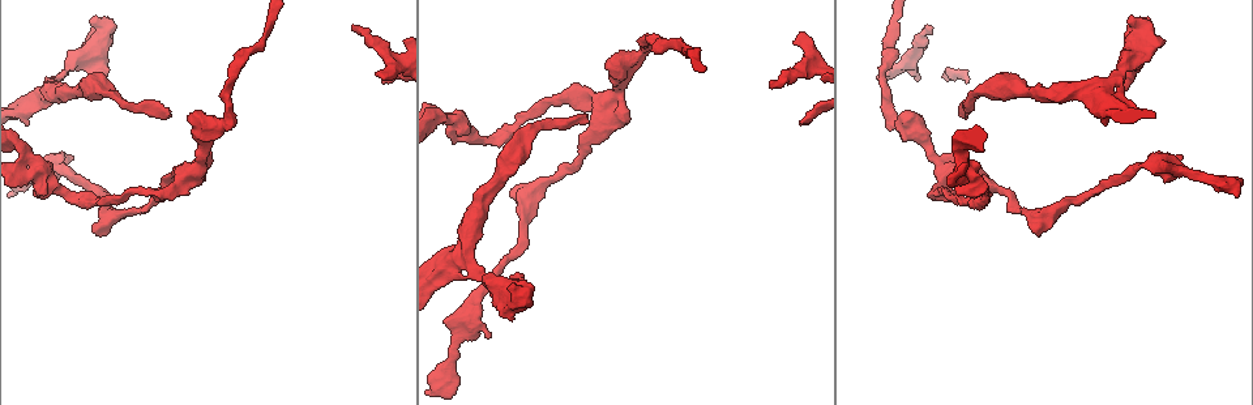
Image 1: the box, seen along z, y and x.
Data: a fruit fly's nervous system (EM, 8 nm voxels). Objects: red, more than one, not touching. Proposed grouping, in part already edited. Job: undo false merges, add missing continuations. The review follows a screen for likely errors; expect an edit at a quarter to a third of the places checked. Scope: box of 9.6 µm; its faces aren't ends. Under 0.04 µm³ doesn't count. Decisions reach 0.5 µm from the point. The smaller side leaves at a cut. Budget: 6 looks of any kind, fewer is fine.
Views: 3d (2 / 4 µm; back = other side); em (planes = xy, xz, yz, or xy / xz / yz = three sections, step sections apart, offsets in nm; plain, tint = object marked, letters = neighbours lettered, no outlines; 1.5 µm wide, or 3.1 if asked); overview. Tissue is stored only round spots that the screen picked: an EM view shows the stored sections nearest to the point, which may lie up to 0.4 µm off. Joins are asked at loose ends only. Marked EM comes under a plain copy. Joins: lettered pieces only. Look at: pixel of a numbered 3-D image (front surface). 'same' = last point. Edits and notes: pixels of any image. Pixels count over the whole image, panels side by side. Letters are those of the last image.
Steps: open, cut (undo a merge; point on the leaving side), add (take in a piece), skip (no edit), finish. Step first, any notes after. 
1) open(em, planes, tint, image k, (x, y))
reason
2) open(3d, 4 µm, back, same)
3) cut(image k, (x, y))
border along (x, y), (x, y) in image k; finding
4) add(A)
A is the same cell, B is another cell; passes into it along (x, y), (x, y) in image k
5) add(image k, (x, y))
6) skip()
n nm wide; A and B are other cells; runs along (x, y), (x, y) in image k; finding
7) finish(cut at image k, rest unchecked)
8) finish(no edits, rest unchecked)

open(em, planes, letters, image 1, (512, 277))
an open end

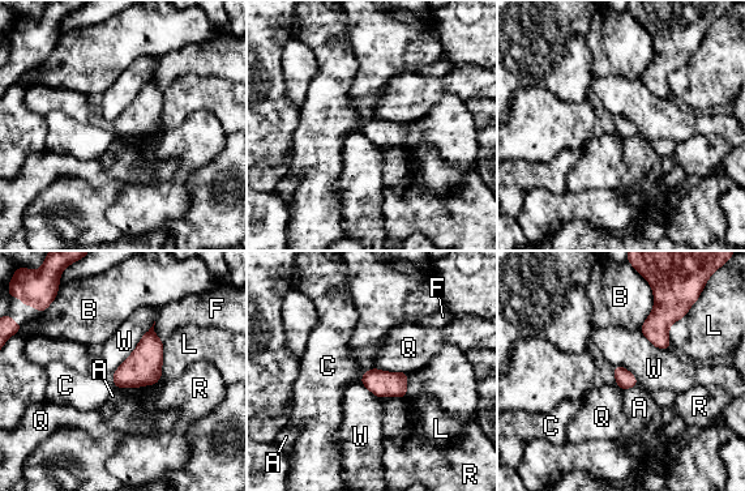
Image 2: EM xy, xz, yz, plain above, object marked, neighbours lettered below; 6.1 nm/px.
skip()
A, B, C, F, L, Q, R and W are other cells; border along (154, 320), (135, 350), (114, 372) in image 2; none of them fits

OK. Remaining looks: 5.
open(em, xy, step 4, letters, image 1, (543, 179))
thick turns thin

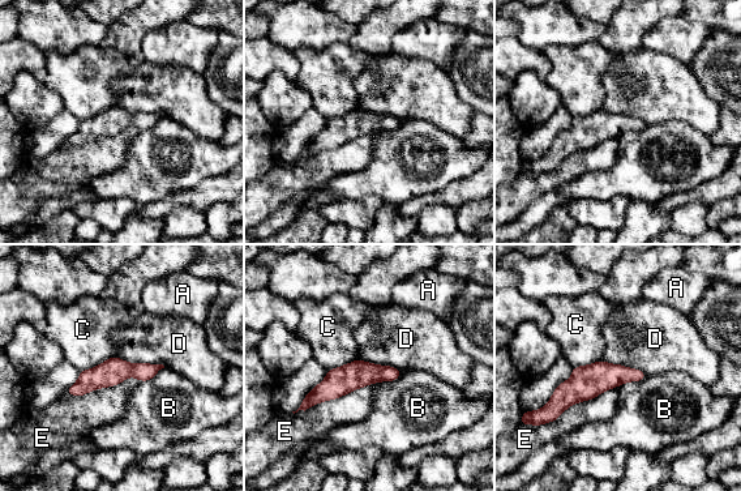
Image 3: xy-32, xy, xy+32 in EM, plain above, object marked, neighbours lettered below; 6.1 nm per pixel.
skip()
A, B, C, D and E are other cells; border along (380, 380), (292, 413) in image 3; all the same cell

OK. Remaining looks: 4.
open(3d, 2 µm, image 1, (352, 30))
tapers out

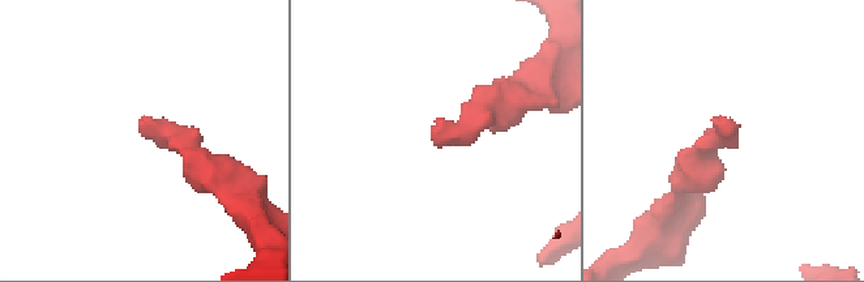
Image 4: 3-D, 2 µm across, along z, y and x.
open(em, xz, step 8, letters, image 4, (431, 135))

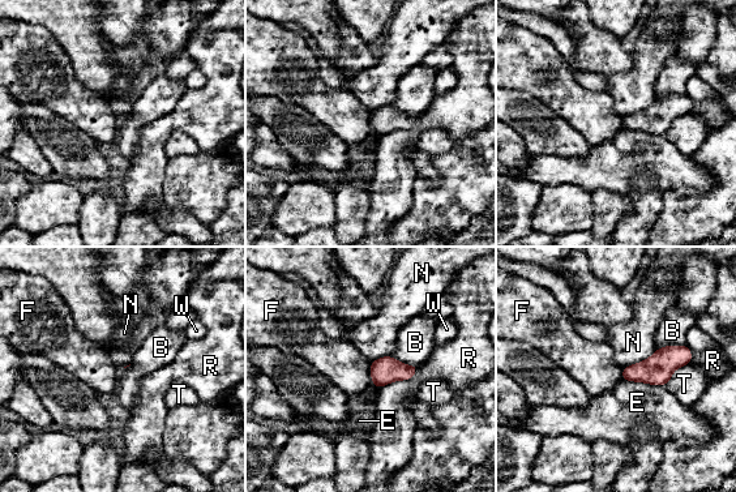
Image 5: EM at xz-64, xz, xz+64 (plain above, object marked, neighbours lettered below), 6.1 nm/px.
skip()
B, E, F, N, R, T and W are other cells; none of them fits

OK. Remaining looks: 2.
finish(no edits, rest unchecked)

